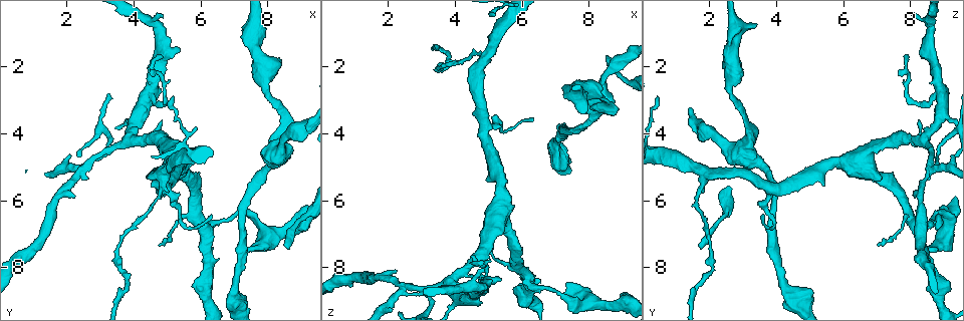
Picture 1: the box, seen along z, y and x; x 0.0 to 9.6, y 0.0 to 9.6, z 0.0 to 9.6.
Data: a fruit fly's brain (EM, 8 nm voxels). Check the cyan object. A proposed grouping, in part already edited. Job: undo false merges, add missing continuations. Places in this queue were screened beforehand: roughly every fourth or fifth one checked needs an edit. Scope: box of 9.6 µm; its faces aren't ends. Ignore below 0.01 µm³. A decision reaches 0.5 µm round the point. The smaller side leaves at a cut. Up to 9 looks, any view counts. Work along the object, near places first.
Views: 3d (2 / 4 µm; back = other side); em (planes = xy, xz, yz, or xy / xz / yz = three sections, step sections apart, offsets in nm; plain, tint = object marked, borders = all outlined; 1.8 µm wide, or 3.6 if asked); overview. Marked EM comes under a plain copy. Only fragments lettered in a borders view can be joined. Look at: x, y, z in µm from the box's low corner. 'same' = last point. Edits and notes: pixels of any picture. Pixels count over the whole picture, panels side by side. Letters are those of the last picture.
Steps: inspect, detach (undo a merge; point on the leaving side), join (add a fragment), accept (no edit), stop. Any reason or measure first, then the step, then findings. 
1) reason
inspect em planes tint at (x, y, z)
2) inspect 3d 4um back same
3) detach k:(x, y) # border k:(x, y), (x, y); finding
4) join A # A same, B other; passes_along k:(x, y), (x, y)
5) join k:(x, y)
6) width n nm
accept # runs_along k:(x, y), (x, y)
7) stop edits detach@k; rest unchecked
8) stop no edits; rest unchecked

three arms meet
inspect 3d 4um at (4.45, 2.95, 8.95)

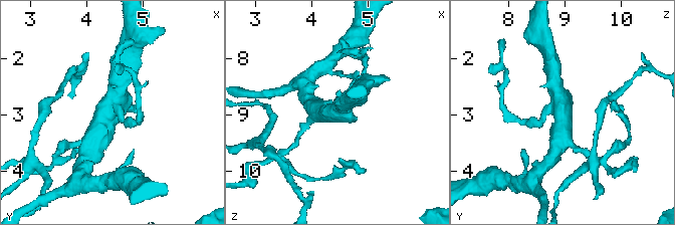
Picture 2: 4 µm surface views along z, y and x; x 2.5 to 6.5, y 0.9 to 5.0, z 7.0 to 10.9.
arms 3; now the EM
inspect em planes tint at (4.40, 2.90, 8.95)

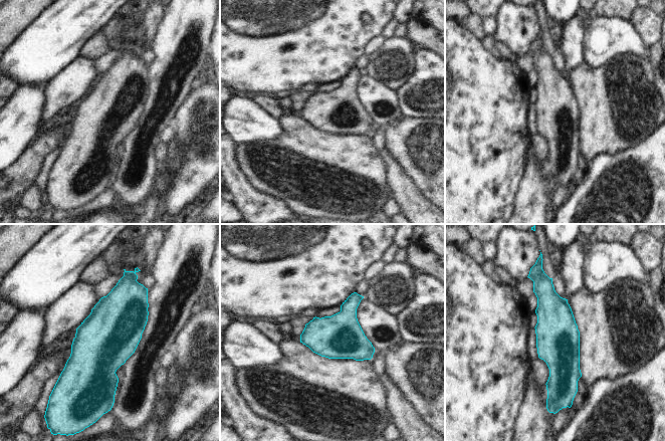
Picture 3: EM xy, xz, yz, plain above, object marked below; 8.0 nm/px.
see the neighbours
inspect em planes borders same

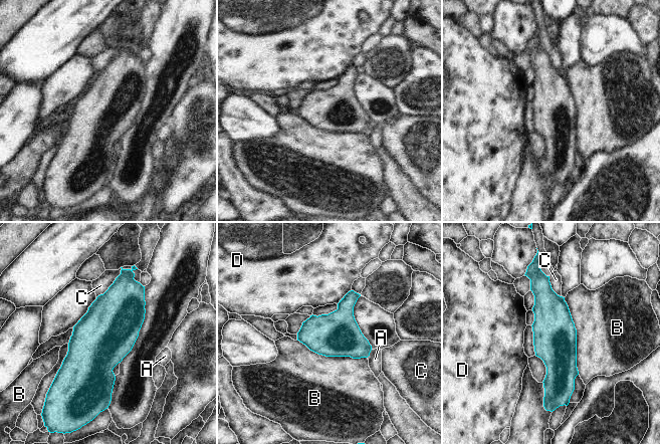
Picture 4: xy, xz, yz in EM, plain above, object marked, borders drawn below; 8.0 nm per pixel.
longest_contact B 650 nm
accept # A other, B other, C other, D other; runs_along 4:(539, 276), (554, 328), (550, 395); continuous, no second neuron

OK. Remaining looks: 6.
an open end
inspect 3d 4um at (7.90, 0.80, 3.40)

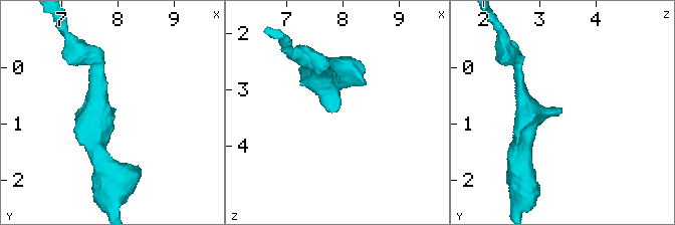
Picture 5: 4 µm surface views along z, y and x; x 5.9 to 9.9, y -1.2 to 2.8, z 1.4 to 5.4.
shape alone is not enough
inspect em xy step 4 borders at (7.90, 0.80, 3.40)

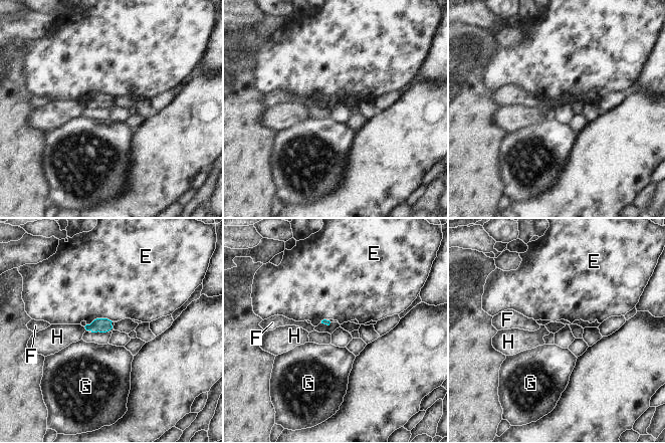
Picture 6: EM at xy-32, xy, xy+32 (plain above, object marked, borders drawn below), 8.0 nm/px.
inspect em planes borders same

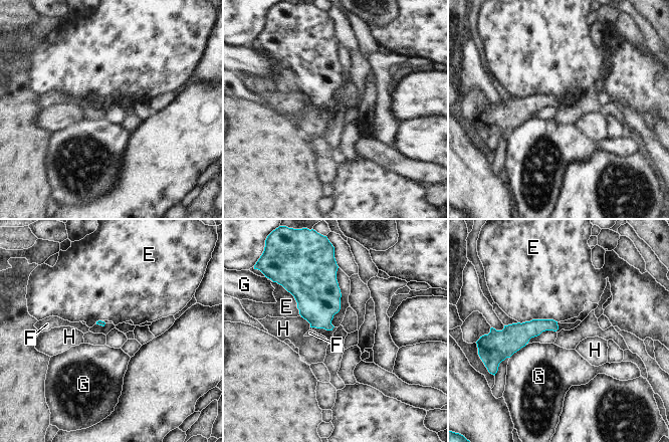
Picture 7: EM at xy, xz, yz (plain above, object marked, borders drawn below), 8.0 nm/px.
longest_contact E 320 nm
accept # E other, F other, G other, H other; border 7:(558, 321), (530, 319), (518, 322); no lettered fragment goes on from it

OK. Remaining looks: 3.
thick turns thin
inspect em planes borders at (4.80, 5.20, 1.85)

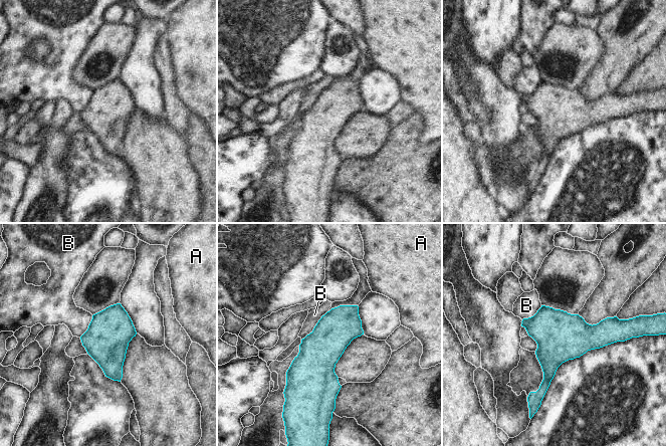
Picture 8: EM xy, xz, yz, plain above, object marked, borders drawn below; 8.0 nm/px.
accept # A other, B other; border 8:(327, 310), (314, 327), (301, 340); continuous, no second neuron

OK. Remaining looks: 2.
sudden change in width
inspect 3d 4um at (8.50, 3.40, 3.05)

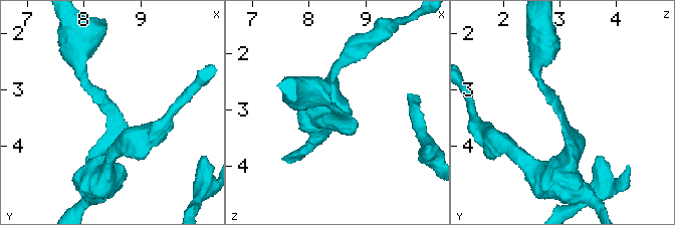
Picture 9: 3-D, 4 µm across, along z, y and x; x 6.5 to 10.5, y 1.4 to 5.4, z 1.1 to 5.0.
inspect em xz step 16 borders at (8.50, 3.45, 3.00)

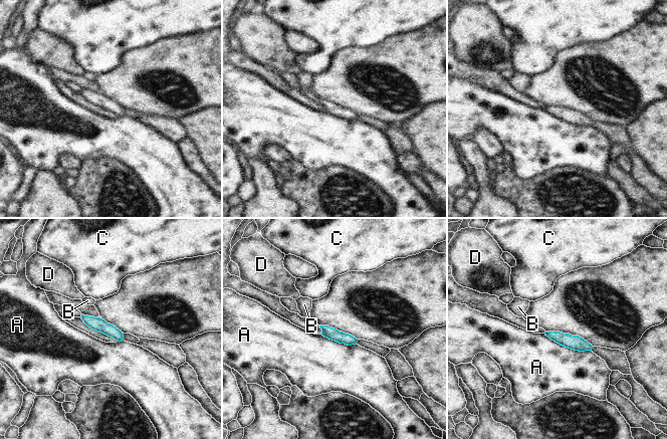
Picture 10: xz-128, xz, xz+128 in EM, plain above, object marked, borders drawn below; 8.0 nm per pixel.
width 90 nm
accept # A other, B other, C other, D other; runs_along 10:(548, 334), (589, 348); one neuron here

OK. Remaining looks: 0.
stop no edits; rest unchecked

